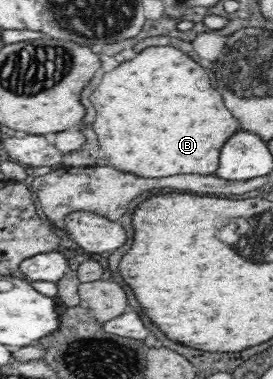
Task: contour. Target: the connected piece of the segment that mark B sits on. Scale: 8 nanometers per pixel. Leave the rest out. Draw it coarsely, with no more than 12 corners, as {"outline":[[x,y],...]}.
{"outline":[[148,47],[90,101],[112,167],[210,175],[240,130],[204,69]]}

